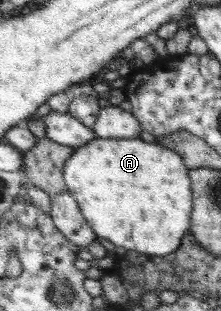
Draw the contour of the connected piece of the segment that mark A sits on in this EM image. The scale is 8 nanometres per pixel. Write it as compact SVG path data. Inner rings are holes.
M99 138L75 149L64 165L64 182L76 199L81 213L97 234L126 250L166 256L181 245L181 237L189 229L192 189L189 187L189 168L175 151L167 149L163 141L151 143L139 138Z

